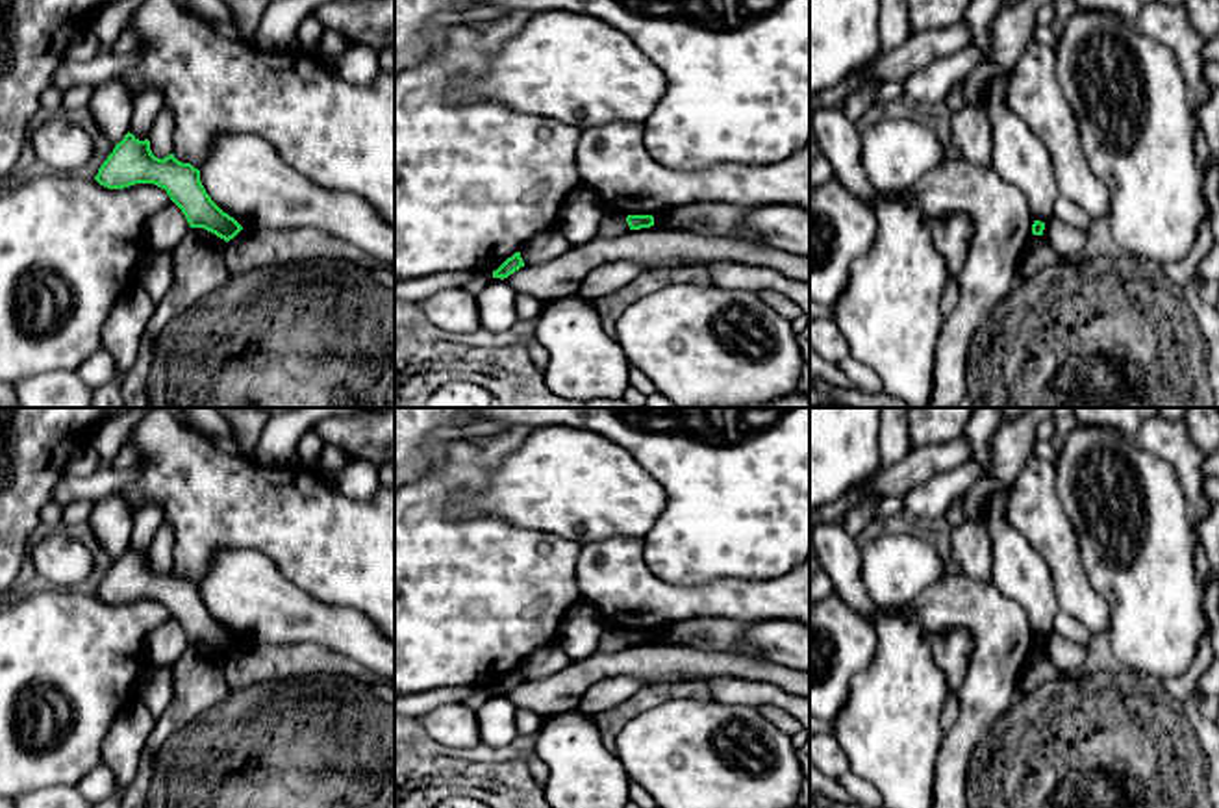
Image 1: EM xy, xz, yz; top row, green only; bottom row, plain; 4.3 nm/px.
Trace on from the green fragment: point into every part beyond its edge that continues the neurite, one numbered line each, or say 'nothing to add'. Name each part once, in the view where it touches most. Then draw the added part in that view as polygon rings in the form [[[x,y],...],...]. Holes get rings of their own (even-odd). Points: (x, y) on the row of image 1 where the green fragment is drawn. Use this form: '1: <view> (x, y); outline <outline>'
nothing to add

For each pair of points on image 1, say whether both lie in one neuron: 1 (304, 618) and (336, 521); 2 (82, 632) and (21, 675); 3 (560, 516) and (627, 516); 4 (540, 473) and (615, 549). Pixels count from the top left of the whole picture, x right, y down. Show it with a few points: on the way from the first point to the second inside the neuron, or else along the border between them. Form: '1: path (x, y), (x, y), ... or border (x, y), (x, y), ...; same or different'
1: border (278, 569), (315, 599), (354, 608); different
2: path (67, 647), (41, 673), (36, 673); same
3: path (577, 516), (610, 516); same
4: border (640, 538), (604, 536), (580, 545); different

